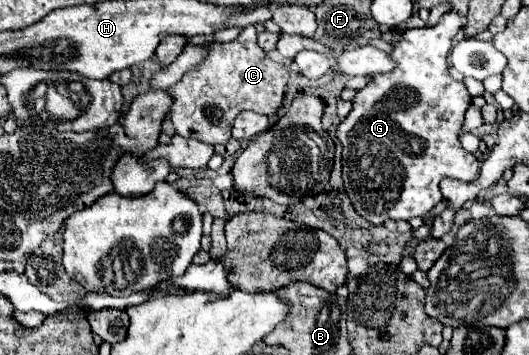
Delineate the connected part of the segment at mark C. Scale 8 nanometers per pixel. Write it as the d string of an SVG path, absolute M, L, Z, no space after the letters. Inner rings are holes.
M254 26L244 28L239 36L228 42L210 42L202 62L190 68L182 80L168 88L174 96L170 120L176 132L184 138L196 138L208 144L226 144L234 118L242 110L272 116L280 110L284 86L288 84L288 70L270 60L256 44Z

